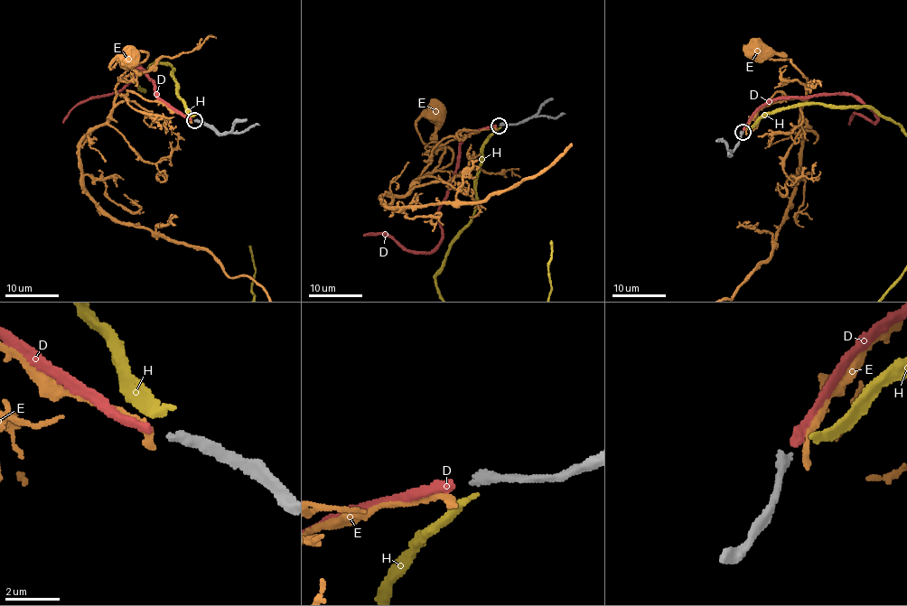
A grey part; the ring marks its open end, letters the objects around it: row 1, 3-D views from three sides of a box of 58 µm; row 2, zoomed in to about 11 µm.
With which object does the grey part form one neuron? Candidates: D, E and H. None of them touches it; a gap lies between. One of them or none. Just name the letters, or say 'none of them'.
D

